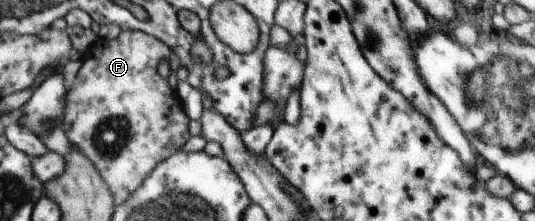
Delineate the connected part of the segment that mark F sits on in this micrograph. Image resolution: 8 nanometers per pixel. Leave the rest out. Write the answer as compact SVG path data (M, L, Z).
M121 31L114 40L101 39L92 46L72 90L67 90L63 130L73 145L82 150L98 168L106 187L113 194L114 205L122 205L128 200L154 166L166 156L174 155L174 150L180 150L190 138L186 130L188 118L182 112L174 90L156 72L160 58L168 62L170 55L170 48L154 36L140 31Z

